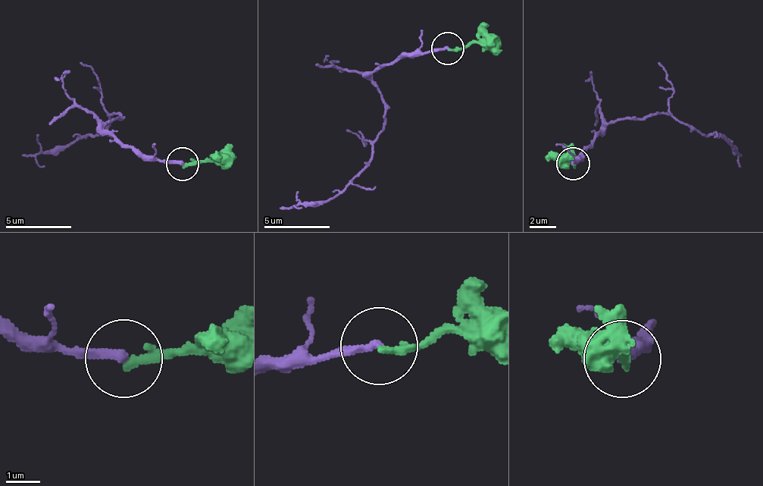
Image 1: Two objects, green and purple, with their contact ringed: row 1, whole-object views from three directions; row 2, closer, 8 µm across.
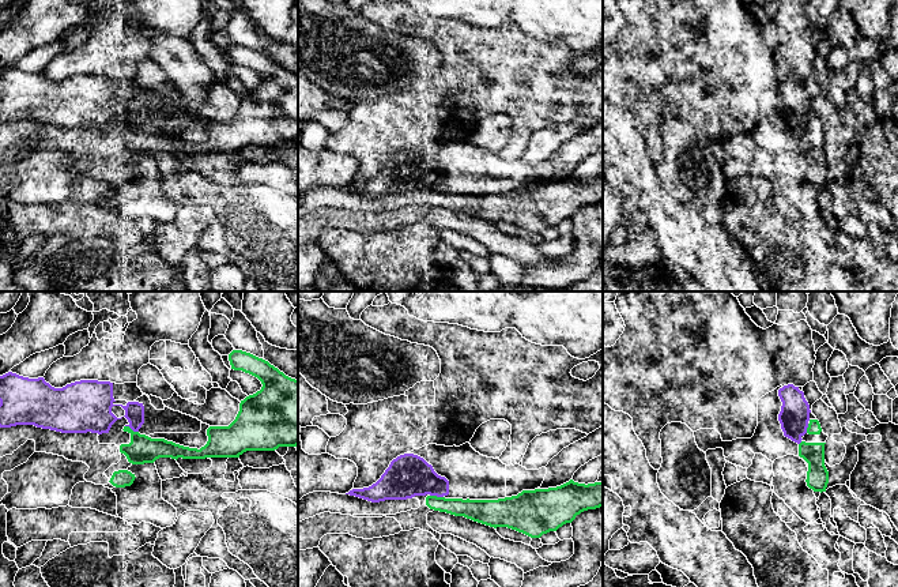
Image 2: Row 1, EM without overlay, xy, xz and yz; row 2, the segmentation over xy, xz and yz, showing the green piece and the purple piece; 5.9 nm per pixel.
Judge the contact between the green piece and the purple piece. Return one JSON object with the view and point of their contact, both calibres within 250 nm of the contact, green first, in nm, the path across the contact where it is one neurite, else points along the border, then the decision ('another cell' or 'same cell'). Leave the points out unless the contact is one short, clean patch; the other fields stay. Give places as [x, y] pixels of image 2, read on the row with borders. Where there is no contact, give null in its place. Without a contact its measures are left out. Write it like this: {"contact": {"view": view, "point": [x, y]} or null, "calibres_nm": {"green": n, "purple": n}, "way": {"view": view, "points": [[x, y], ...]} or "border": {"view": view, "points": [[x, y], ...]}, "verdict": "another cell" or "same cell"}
{"contact": {"view": "xy", "point": [131, 429]}, "calibres_nm": {"green": 160, "purple": 220}, "verdict": "another cell"}

